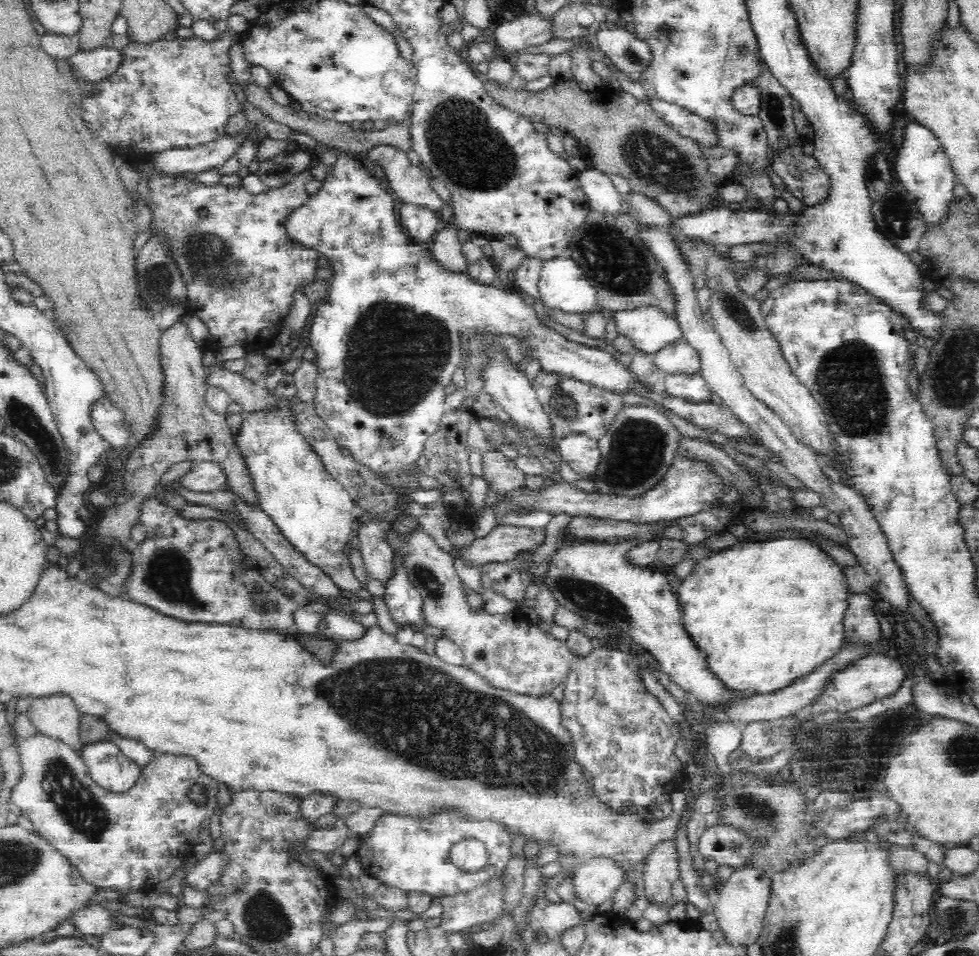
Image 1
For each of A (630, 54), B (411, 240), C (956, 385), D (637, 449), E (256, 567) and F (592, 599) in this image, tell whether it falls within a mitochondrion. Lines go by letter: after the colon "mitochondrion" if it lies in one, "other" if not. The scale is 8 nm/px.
A: mitochondrion
B: other
C: mitochondrion
D: mitochondrion
E: other
F: mitochondrion

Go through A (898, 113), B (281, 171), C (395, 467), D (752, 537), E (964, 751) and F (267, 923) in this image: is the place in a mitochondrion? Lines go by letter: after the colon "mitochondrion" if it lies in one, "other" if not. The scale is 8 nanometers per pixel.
A: other
B: other
C: other
D: other
E: mitochondrion
F: mitochondrion

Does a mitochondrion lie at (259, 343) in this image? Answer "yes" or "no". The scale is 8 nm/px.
no

